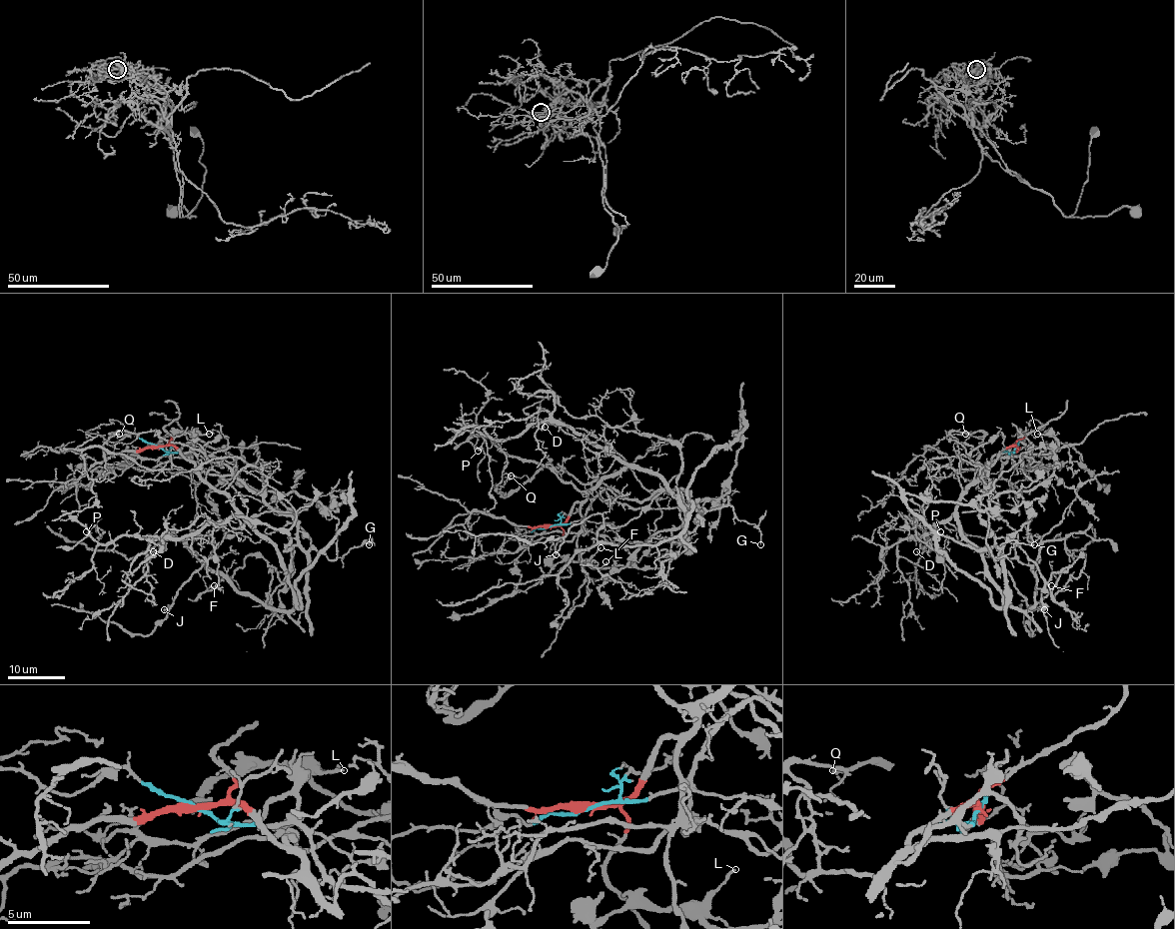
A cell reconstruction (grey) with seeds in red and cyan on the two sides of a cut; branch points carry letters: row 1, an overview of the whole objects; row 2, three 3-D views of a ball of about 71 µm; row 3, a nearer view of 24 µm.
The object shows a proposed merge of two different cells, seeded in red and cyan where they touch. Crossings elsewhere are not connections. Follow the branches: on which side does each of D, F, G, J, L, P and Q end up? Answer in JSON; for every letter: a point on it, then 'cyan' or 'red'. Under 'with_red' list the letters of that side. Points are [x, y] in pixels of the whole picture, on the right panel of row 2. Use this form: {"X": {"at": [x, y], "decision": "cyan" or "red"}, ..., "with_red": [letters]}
{"D": {"at": [916, 551], "decision": "red"}, "F": {"at": [1051, 585], "decision": "cyan"}, "G": {"at": [1034, 544], "decision": "cyan"}, "J": {"at": [1044, 609], "decision": "red"}, "L": {"at": [1037, 434], "decision": "red"}, "P": {"at": [940, 531], "decision": "red"}, "Q": {"at": [965, 434], "decision": "cyan"}, "with_red": ["D", "J", "L", "P"]}

